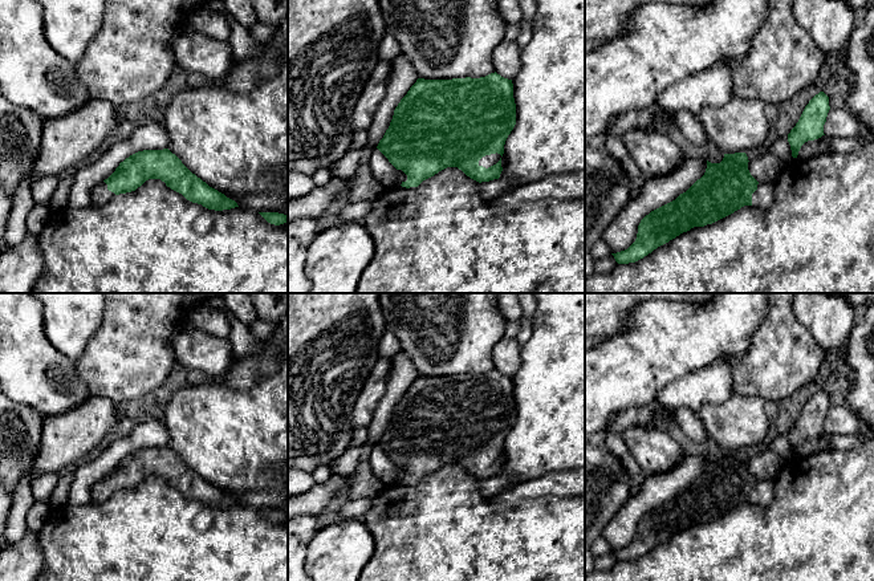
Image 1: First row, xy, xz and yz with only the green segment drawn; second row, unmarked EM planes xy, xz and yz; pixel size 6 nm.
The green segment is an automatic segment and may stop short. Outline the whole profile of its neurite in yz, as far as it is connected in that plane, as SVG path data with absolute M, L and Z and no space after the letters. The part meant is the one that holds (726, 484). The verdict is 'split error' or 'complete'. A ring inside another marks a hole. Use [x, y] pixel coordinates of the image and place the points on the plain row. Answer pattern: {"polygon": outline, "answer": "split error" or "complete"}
{"polygon": "M745 450L724 451L720 460L707 458L704 472L675 497L651 508L639 523L635 539L625 548L611 550L618 561L635 560L658 544L694 524L712 521L744 503L767 504L775 496L775 482L759 480L748 467Z", "answer": "split error"}

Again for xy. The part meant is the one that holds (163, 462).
{"polygon": "M168 446L143 447L126 455L107 476L92 487L90 503L103 503L115 492L135 488L149 476L160 476L187 497L208 507L239 504L235 497L192 471Z", "answer": "split error"}

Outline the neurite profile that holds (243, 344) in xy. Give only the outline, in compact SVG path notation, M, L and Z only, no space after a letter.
M229 313L231 332L228 341L232 348L232 365L241 358L249 357L259 342L255 341L248 325L243 324L237 317Z

